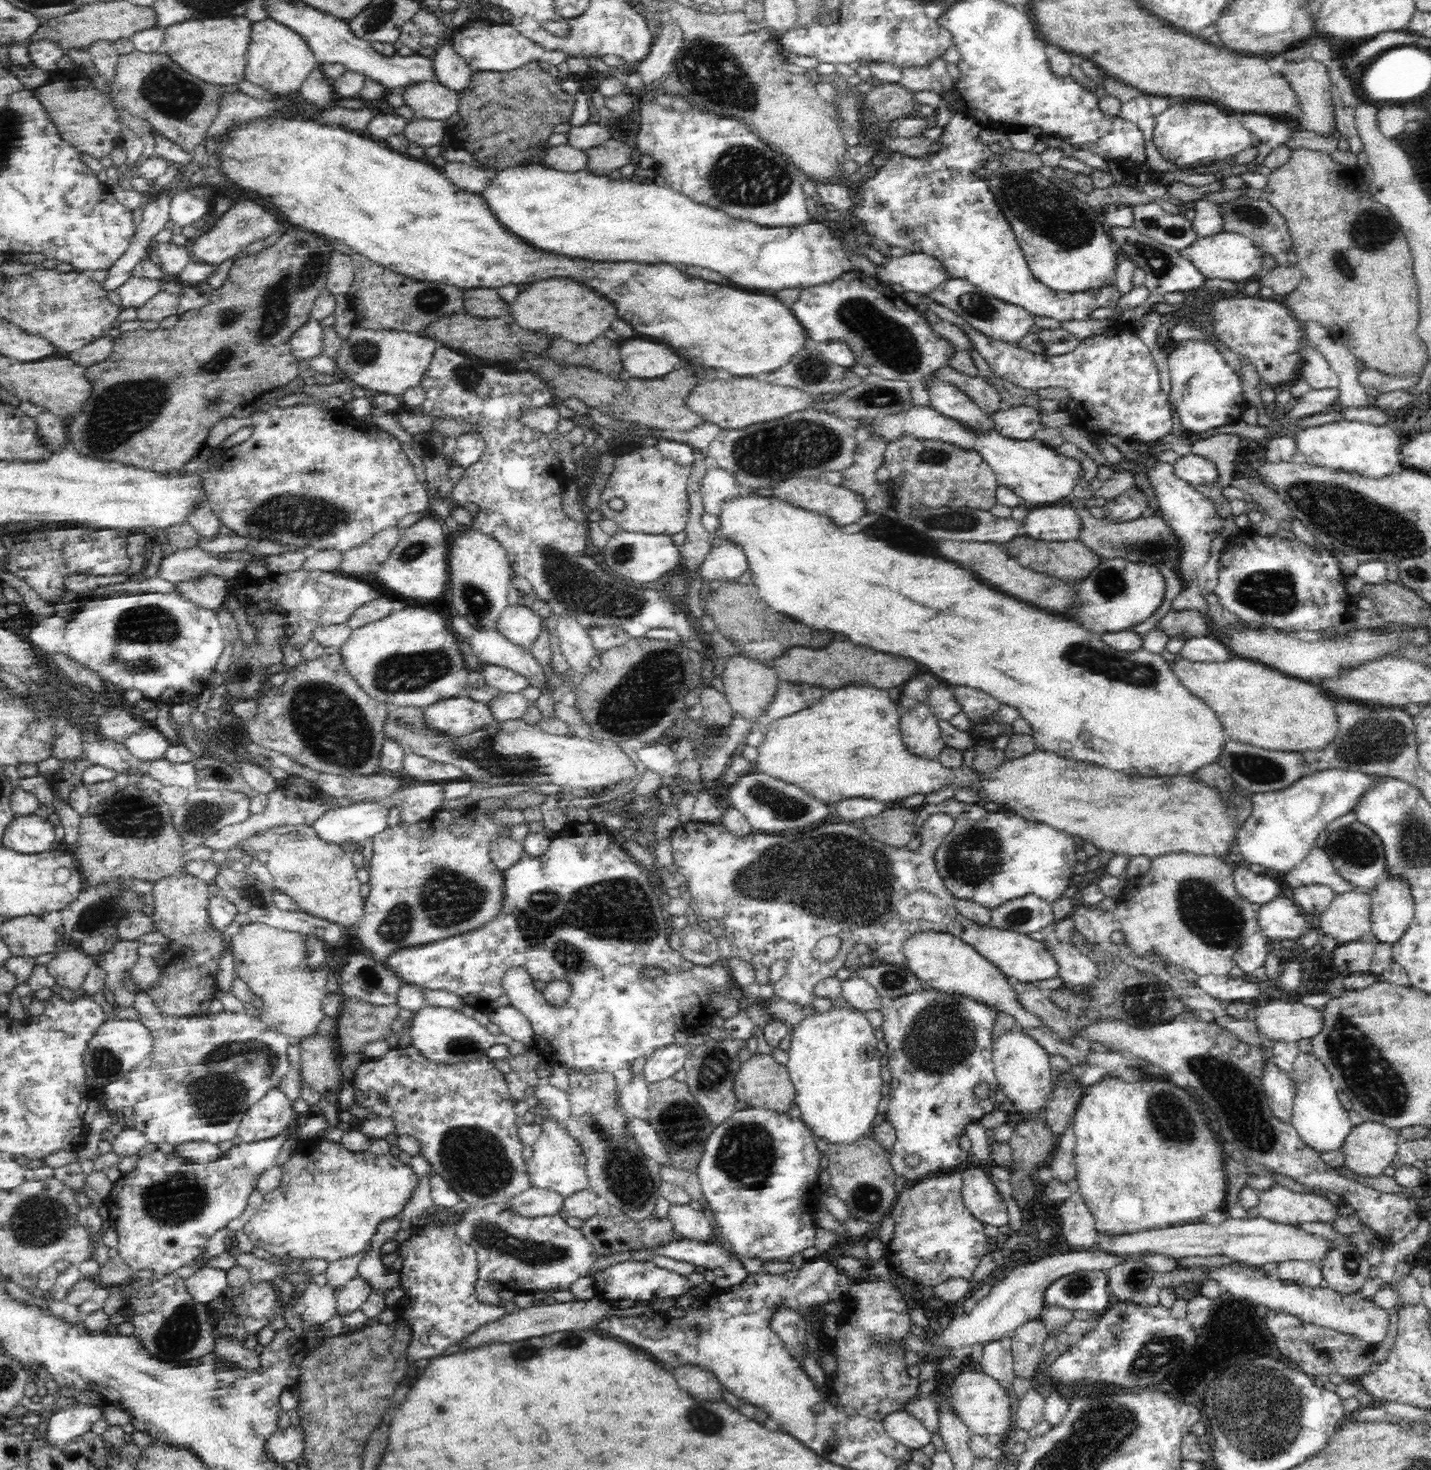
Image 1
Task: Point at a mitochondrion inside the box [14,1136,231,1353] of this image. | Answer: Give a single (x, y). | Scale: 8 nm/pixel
(171, 1200)

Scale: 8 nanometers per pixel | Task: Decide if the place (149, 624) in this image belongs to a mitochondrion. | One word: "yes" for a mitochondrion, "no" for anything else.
yes

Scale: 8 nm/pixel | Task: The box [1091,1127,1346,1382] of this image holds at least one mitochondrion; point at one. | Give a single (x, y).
(1135, 1277)

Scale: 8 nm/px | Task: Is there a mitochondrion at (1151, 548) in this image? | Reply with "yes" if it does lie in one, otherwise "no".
yes

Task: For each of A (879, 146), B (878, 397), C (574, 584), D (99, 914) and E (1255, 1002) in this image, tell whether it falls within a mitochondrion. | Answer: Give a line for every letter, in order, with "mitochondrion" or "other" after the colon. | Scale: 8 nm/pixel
A: other
B: mitochondrion
C: mitochondrion
D: mitochondrion
E: other

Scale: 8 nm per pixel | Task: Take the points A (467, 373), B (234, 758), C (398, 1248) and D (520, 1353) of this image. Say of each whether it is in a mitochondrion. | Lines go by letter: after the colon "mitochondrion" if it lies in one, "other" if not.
A: mitochondrion
B: other
C: other
D: mitochondrion

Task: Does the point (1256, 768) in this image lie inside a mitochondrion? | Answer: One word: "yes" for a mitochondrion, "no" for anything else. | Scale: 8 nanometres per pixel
yes

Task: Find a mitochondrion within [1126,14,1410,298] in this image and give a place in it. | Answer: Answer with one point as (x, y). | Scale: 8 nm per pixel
(1372, 230)

